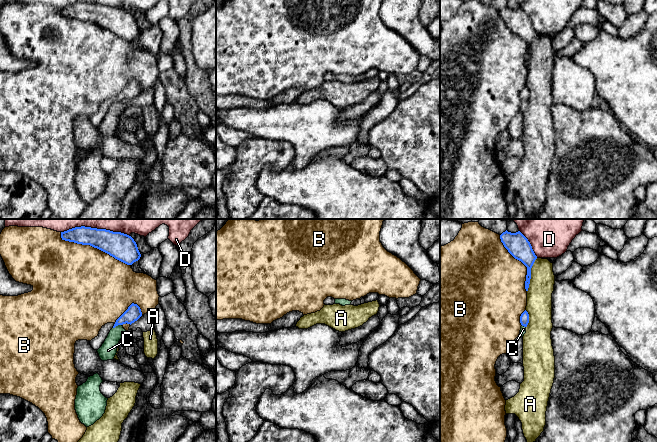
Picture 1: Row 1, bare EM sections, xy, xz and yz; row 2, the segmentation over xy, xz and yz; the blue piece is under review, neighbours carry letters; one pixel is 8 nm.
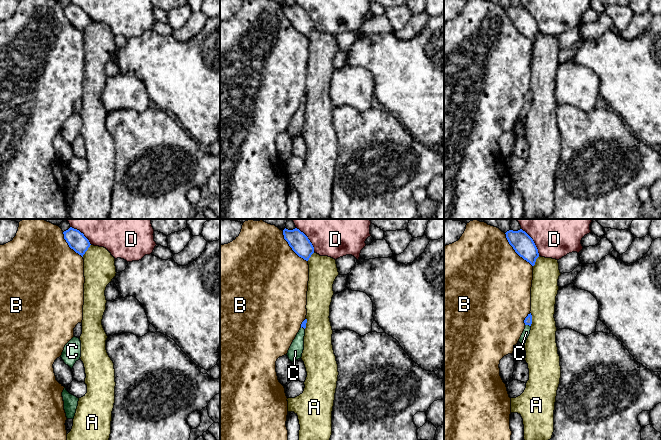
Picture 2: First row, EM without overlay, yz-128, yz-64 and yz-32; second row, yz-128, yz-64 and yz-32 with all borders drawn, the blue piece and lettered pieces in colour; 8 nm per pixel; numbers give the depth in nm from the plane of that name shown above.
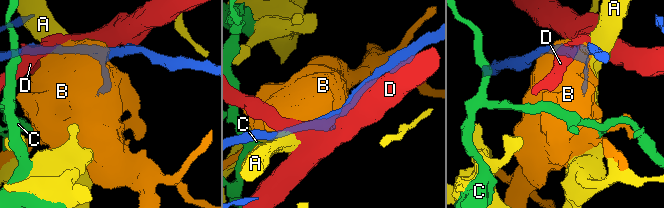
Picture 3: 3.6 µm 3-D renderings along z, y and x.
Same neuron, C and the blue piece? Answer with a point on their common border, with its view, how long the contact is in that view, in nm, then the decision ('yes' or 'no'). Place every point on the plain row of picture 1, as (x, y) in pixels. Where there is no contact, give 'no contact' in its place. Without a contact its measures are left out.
contact xy (117, 101); length 80 nm; no

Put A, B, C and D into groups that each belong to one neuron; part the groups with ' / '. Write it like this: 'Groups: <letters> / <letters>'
Groups: A / B / C / D

